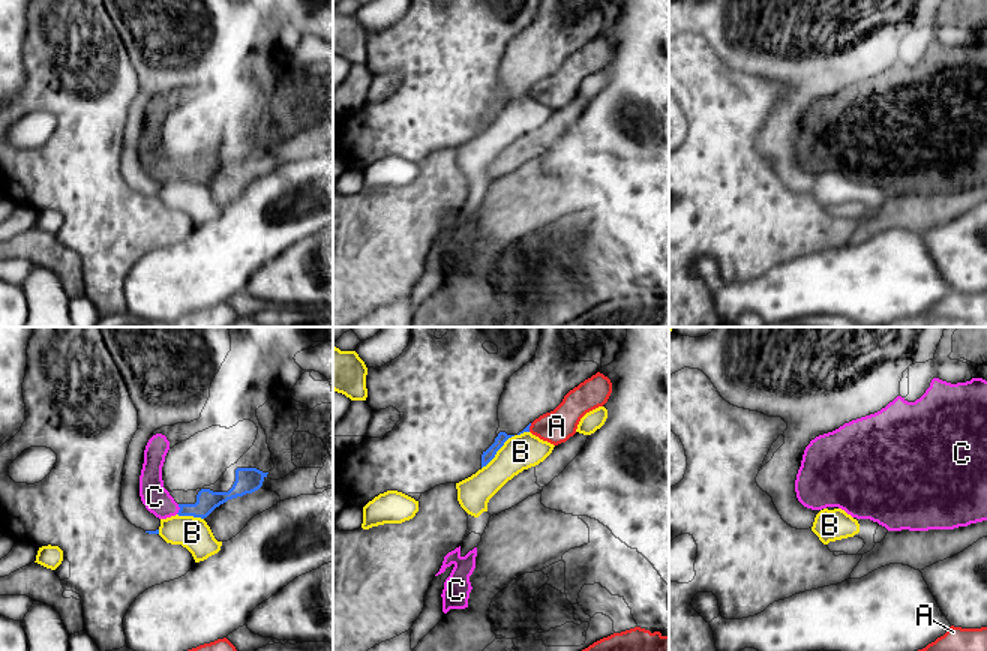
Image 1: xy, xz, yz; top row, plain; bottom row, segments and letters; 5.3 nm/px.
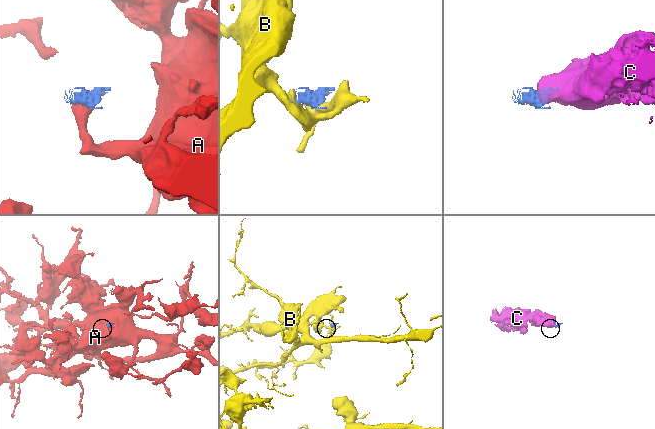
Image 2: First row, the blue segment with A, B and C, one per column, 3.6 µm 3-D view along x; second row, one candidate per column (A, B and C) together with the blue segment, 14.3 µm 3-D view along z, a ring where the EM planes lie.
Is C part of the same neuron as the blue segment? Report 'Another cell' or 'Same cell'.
Same cell

